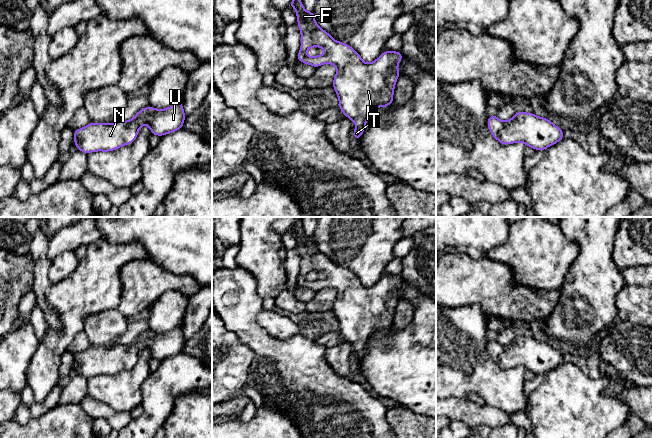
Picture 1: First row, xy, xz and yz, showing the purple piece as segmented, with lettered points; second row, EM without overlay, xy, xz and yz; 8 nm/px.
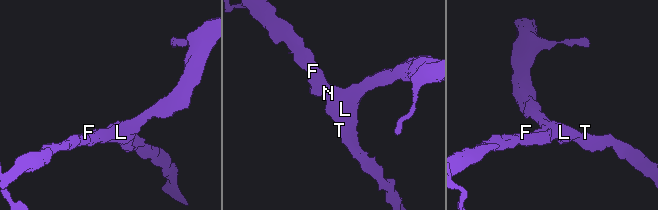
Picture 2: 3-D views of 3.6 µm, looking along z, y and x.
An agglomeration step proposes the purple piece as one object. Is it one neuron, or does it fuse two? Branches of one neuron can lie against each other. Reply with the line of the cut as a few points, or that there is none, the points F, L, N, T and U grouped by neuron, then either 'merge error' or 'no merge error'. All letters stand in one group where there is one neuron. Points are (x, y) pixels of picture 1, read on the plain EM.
cut none; groups F L N T U; no merge error

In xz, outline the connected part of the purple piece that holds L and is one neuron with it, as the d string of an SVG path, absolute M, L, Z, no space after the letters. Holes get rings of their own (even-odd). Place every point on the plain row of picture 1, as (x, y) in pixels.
M301 217L295 219L289 228L296 235L298 252L301 256L301 271L297 279L297 284L312 289L315 292L322 288L336 290L337 297L335 298L332 310L338 320L340 334L357 349L353 355L356 365L366 354L366 345L371 337L378 331L387 331L393 327L395 308L400 300L397 289L401 286L403 279L401 276L385 275L375 285L365 287L357 275L351 270L334 264L318 247L314 246L316 241L313 235L308 236L303 231L299 223L300 219ZM311 271L324 272L325 277L313 281L307 280L306 275Z

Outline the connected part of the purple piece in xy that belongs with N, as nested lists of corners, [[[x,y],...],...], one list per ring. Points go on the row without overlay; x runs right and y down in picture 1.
[[[182,325],[166,333],[148,330],[138,335],[129,345],[116,345],[111,348],[90,346],[87,350],[74,354],[74,367],[79,375],[86,378],[114,375],[130,369],[143,349],[150,351],[152,359],[163,360],[182,352],[184,344]]]

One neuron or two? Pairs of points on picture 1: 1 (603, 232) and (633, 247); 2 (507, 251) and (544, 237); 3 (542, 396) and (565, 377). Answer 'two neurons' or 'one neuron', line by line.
1: two neurons
2: one neuron
3: one neuron

